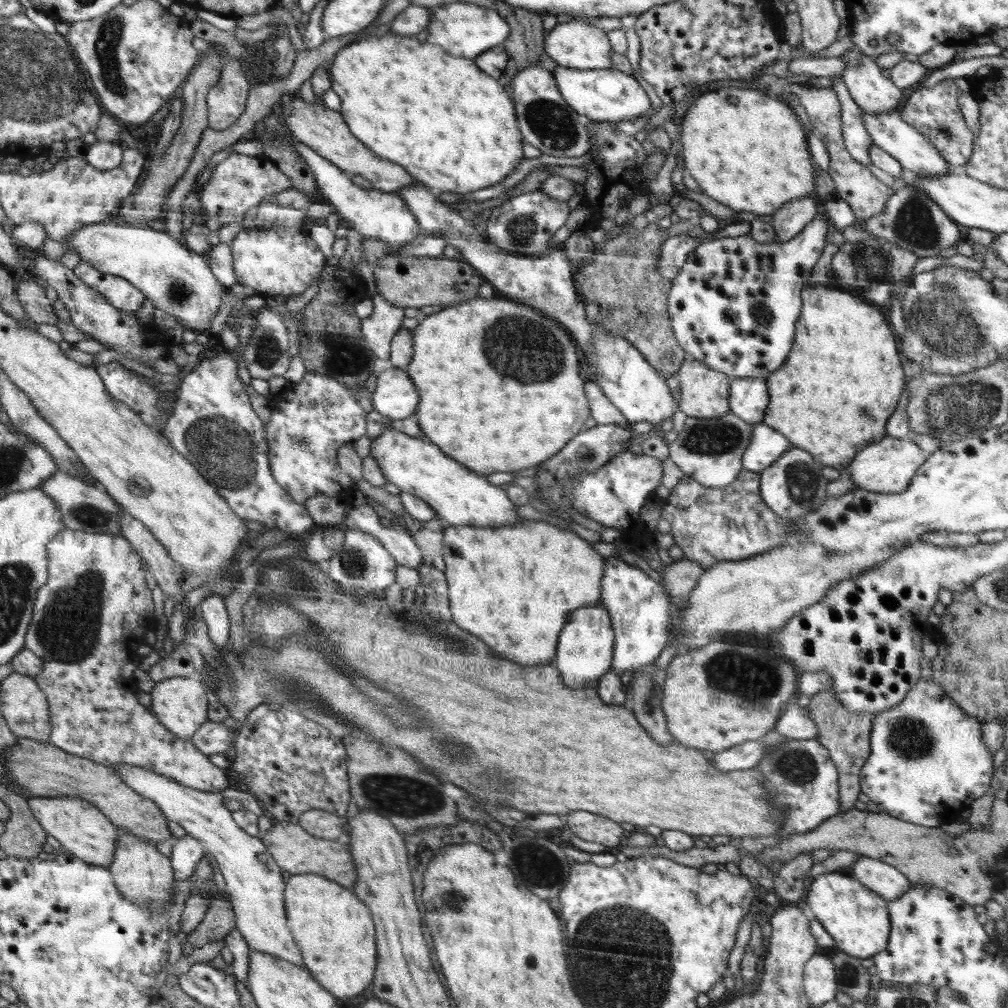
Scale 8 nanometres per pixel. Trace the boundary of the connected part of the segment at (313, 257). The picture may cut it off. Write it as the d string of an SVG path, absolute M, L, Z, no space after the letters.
M270 226L256 228L252 230L240 231L237 236L232 239L231 253L234 260L234 272L237 283L244 288L252 288L257 293L264 296L275 296L288 294L300 294L306 288L310 288L310 284L318 278L318 272L324 268L324 254L318 250L318 246L300 232L302 227L284 227Z

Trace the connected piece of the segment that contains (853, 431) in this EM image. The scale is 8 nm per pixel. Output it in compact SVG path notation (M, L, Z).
M813 285L803 291L804 318L800 318L800 326L796 326L796 350L792 350L792 358L788 358L782 368L765 378L768 389L772 390L772 404L767 406L762 422L788 434L798 448L810 452L816 463L842 472L864 446L878 443L887 436L888 419L897 409L900 394L905 392L907 378L900 366L896 338L878 310L858 302L846 291L838 292L838 287L830 290L824 285Z

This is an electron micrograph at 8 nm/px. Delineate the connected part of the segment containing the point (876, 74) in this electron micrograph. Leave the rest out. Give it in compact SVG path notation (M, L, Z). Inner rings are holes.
M858 49L842 54L846 63L841 74L849 95L866 113L896 111L902 90L880 69L876 62Z

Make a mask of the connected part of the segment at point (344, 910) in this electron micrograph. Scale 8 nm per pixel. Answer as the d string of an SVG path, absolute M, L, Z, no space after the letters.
M308 873L292 875L286 883L284 892L287 922L292 934L300 938L300 948L304 948L303 956L307 962L310 975L314 976L322 986L336 995L336 998L350 998L360 994L374 978L376 968L376 940L374 940L374 923L368 906L364 904L350 888L344 887L334 879L324 875Z

